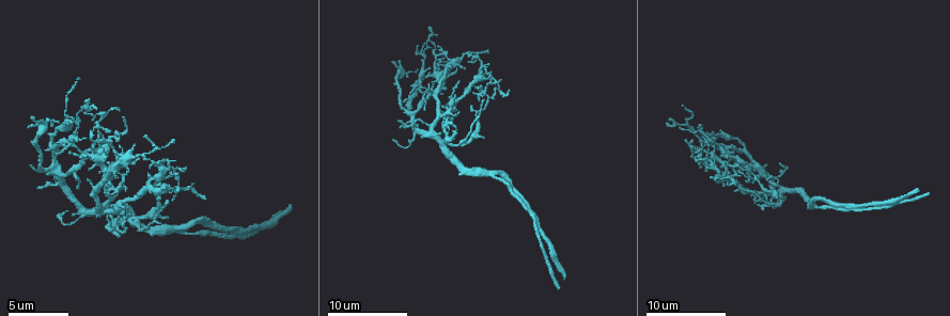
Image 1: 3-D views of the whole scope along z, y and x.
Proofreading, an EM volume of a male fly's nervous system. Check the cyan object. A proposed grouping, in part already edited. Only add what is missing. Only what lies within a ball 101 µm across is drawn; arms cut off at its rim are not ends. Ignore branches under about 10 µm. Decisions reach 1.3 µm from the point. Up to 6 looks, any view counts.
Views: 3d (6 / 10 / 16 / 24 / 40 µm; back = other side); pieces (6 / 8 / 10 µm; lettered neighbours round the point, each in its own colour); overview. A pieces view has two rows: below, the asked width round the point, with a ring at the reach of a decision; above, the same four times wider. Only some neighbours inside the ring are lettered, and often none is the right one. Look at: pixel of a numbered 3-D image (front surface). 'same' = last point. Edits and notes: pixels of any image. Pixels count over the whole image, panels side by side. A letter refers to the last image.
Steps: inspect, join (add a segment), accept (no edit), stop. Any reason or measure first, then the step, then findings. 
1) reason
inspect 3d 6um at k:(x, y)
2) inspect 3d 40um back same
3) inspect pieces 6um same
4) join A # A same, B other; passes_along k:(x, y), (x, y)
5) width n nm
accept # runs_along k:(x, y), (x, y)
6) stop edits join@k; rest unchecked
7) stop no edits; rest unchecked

branch stops here
inspect pieces 10um at 1:(67, 125)

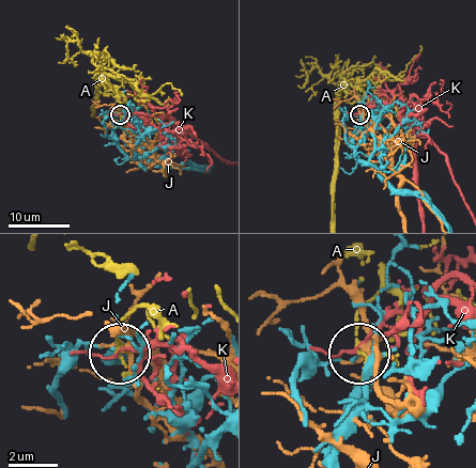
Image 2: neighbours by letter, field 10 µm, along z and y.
width 70 nm
accept # A other, J other, K other; none of them fits

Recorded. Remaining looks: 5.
inspect 3d 6um at 1:(508, 92)

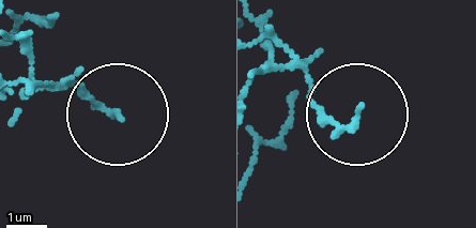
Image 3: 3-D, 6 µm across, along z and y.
what lies round it
inspect pieces 10um at 3:(358, 109)

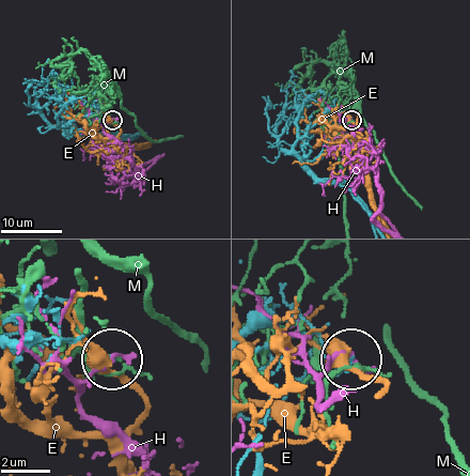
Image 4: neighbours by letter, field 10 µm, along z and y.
accept # E other, H other, M other; none of them fits

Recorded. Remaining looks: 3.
tapers out
inspect pieces 8um at 1:(761, 205)

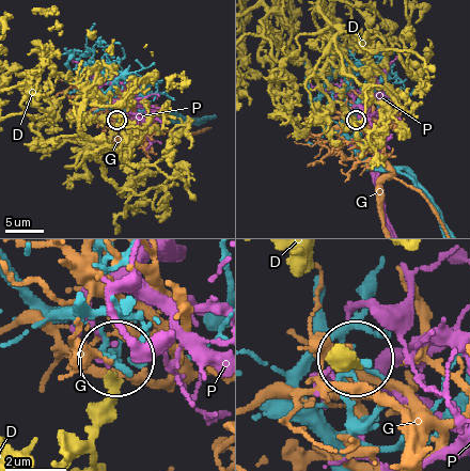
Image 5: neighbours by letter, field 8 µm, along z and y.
width 100 nm
accept # D other, G other, P other; no lettered segment goes on from it

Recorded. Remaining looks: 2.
stop no edits; rest unchecked

